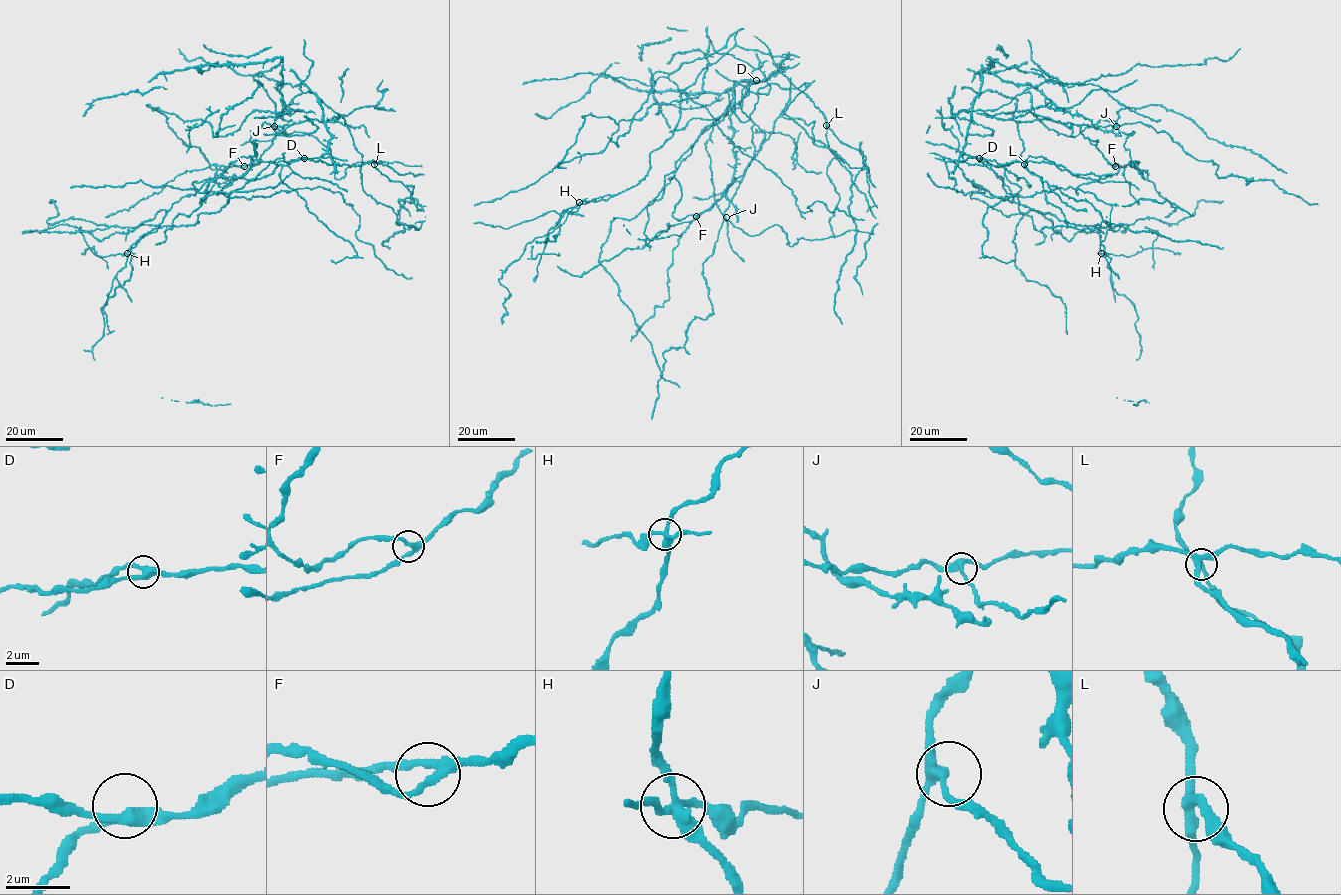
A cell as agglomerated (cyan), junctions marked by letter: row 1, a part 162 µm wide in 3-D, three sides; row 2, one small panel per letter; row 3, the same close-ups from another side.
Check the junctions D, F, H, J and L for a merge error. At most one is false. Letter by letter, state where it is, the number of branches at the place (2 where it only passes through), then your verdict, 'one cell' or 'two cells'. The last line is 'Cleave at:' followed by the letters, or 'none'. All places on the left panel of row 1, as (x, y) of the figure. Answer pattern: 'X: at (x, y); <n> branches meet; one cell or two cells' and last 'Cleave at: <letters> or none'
D: at (304, 158); 3 branches meet; one cell
F: at (244, 166); 3 branches meet; one cell
H: at (127, 253); 4 branches meet; two cells
J: at (274, 126); 3 branches meet; one cell
L: at (374, 164); 3 branches meet; one cell
Cleave at: H

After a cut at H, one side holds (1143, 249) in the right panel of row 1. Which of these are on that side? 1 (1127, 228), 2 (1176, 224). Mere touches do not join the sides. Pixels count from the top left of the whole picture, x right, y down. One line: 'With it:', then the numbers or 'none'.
With it: none

